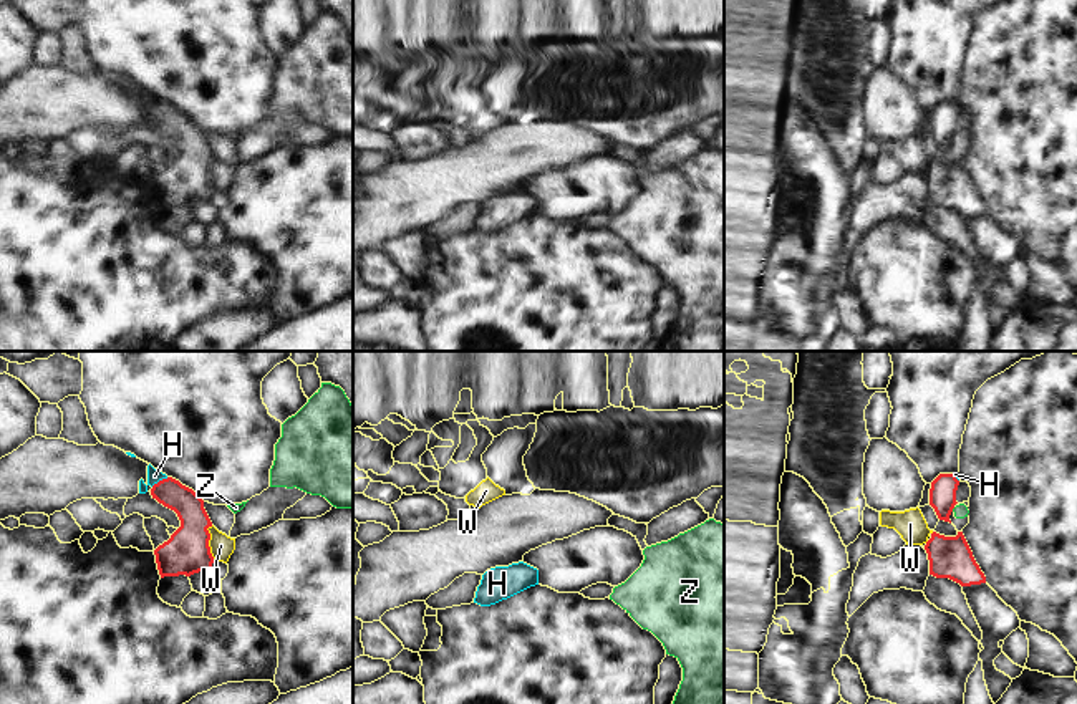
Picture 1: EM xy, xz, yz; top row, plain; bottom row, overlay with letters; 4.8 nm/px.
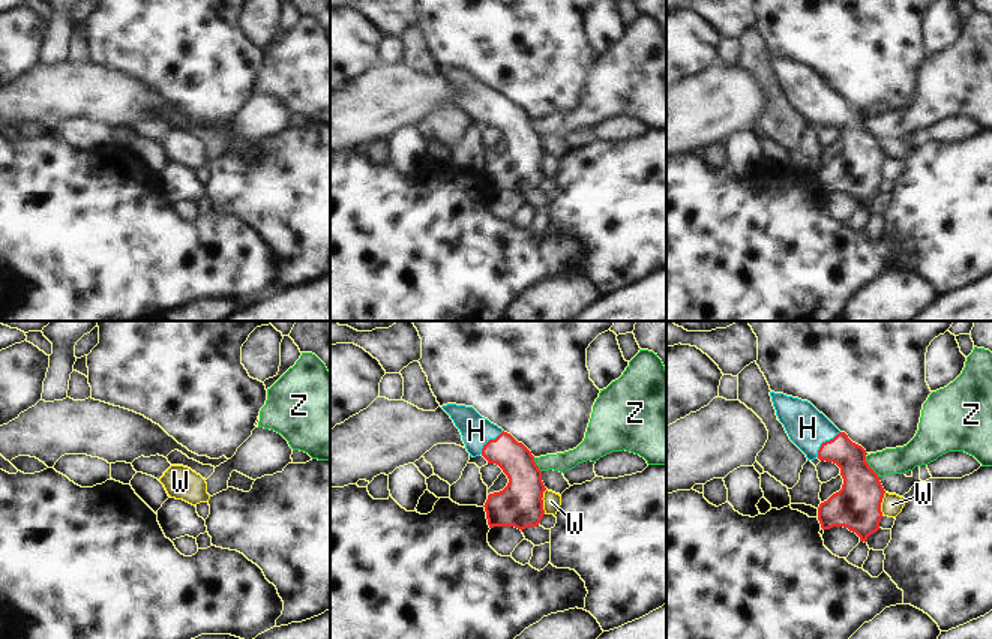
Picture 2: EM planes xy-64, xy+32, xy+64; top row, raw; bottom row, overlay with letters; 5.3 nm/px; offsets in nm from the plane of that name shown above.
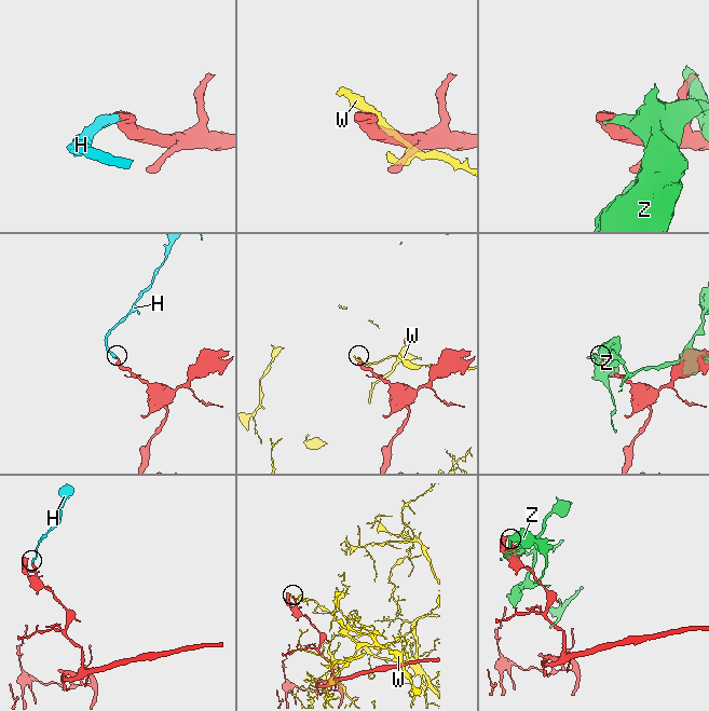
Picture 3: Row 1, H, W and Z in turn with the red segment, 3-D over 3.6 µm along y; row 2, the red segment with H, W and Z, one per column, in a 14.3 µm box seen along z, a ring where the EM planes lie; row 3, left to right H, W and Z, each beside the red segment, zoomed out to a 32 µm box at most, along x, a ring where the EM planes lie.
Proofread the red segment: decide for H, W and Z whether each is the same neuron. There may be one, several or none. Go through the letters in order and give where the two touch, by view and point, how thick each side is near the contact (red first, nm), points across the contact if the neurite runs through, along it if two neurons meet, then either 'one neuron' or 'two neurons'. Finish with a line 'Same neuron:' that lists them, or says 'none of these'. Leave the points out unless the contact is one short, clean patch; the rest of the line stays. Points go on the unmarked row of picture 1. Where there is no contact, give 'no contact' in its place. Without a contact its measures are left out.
H: meets red in xy at (159, 110); 140 nm thick on the red side, 70 nm on the other; runs through xy (189, 136), (159, 110), (154, 105); one neuron
W: meets red in xy at (207, 171); 220 nm thick on the red side, 110 nm on the other; border along xy (209, 154), (209, 179), (214, 186); two neurons
Z: meets red in yz at (953, 136); 130 nm thick on the red side, 70 nm on the other; border along yz (955, 136), (951, 139); two neurons
Same neuron: H

